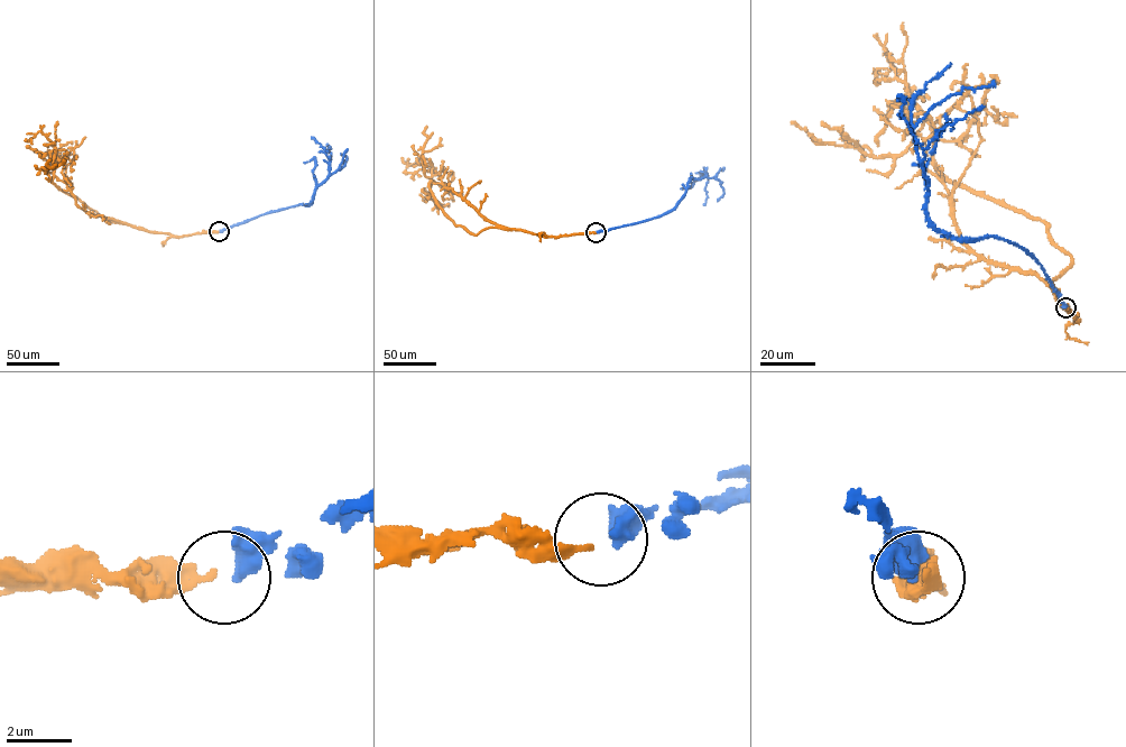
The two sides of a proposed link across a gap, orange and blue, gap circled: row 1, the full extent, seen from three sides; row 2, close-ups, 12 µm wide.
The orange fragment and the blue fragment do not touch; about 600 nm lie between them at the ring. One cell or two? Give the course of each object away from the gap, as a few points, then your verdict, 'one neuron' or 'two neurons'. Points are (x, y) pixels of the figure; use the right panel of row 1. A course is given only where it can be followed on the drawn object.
orange via (1067, 307), (1052, 283), (1071, 257), (1044, 222), (948, 181), (928, 121), (882, 157), (791, 122) | blue via (1065, 307), (1041, 265), (1017, 245), (952, 238), (926, 211), (913, 127), (965, 88), (996, 84) | one neuron

